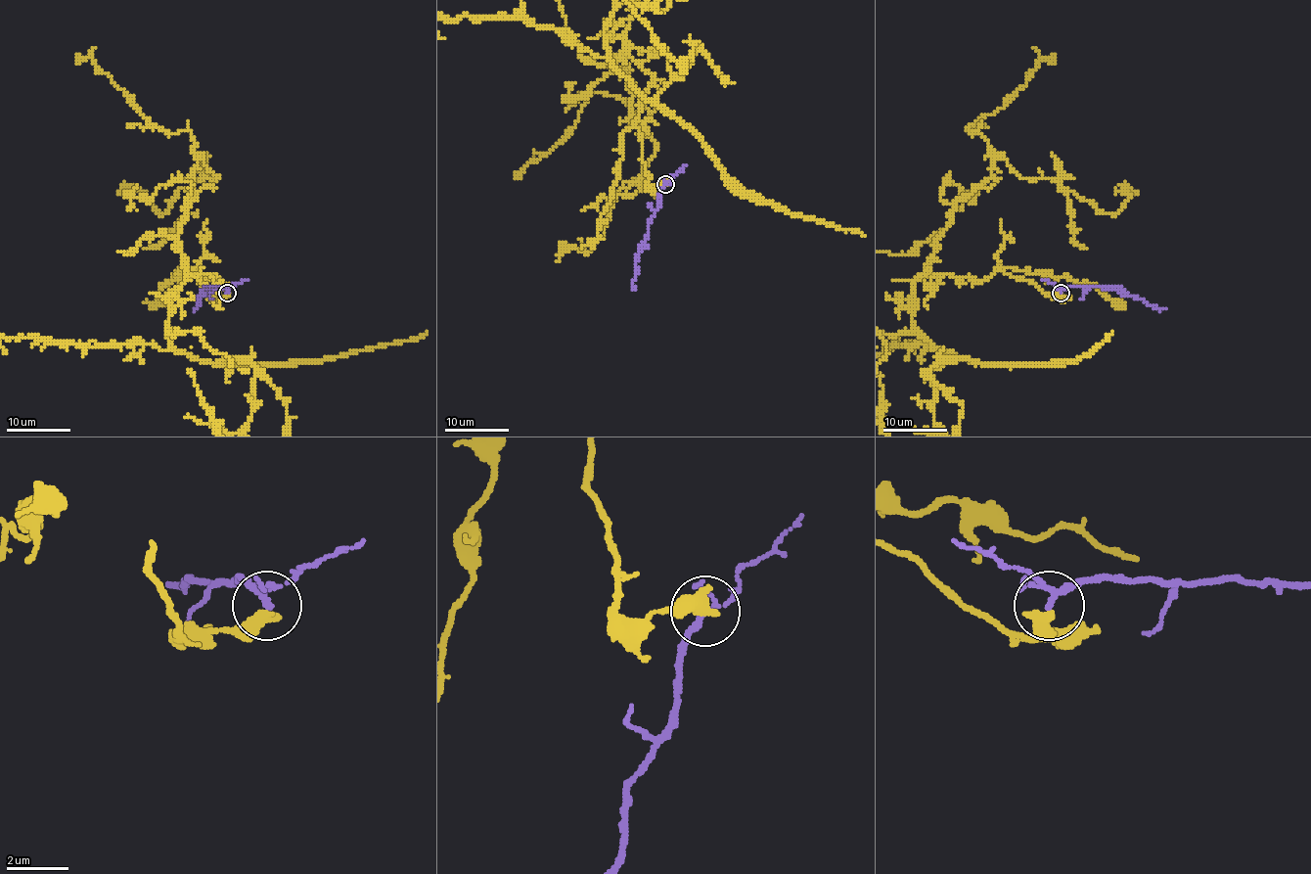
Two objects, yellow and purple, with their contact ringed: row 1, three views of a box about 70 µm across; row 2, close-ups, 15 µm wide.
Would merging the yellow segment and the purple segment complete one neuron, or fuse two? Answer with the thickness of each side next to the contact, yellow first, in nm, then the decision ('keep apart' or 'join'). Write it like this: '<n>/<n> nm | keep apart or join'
480/150 nm | keep apart

